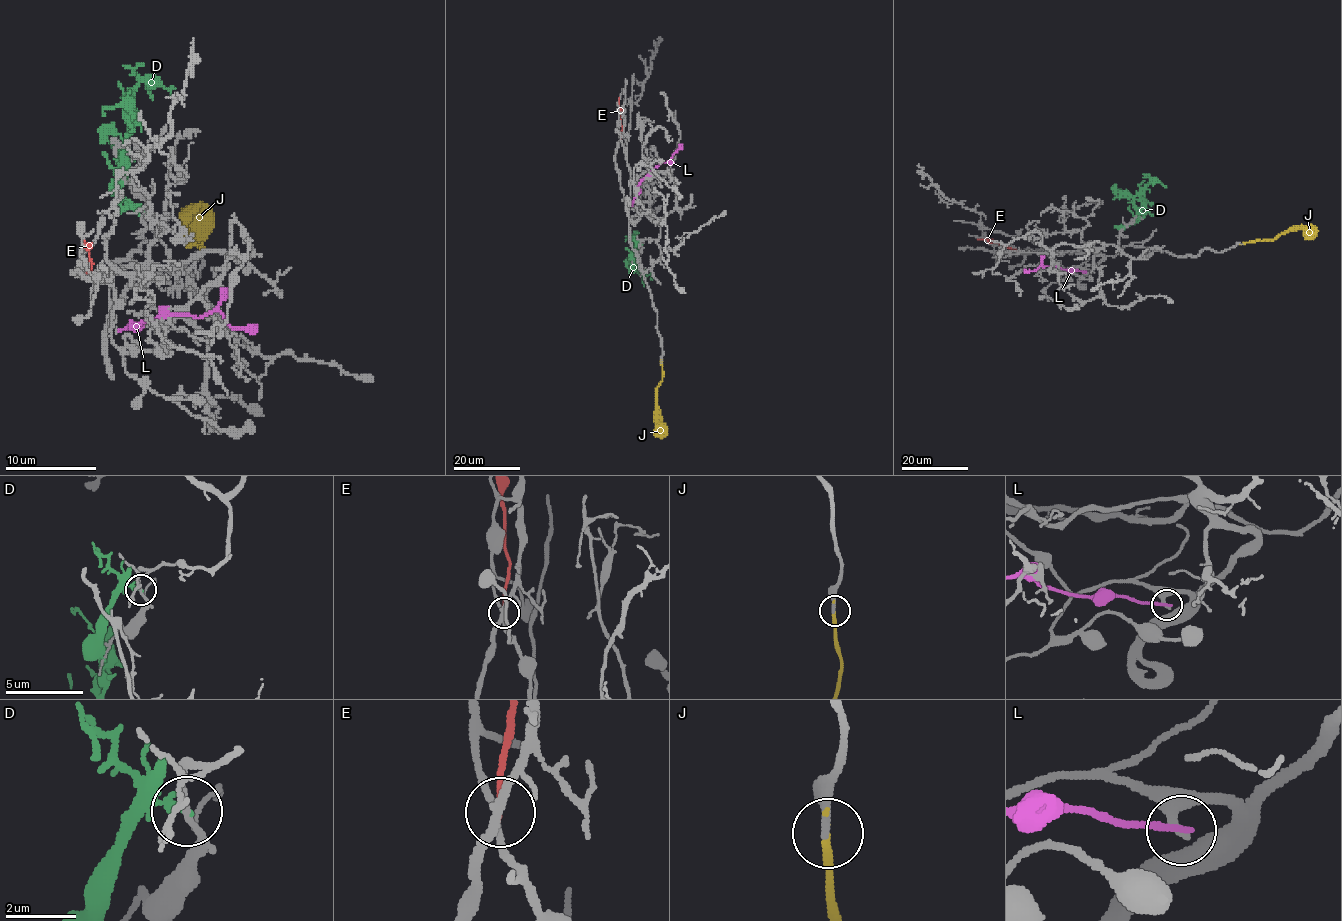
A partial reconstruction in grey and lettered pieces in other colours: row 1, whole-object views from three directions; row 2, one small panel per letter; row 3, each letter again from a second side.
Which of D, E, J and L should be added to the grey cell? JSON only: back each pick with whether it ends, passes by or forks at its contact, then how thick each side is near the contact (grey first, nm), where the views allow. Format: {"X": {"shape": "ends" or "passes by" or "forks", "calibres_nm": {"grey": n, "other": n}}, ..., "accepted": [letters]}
{"J": {"shape": "ends", "calibres_nm": {"grey": 280, "other": 220}}, "accepted": ["J"]}

